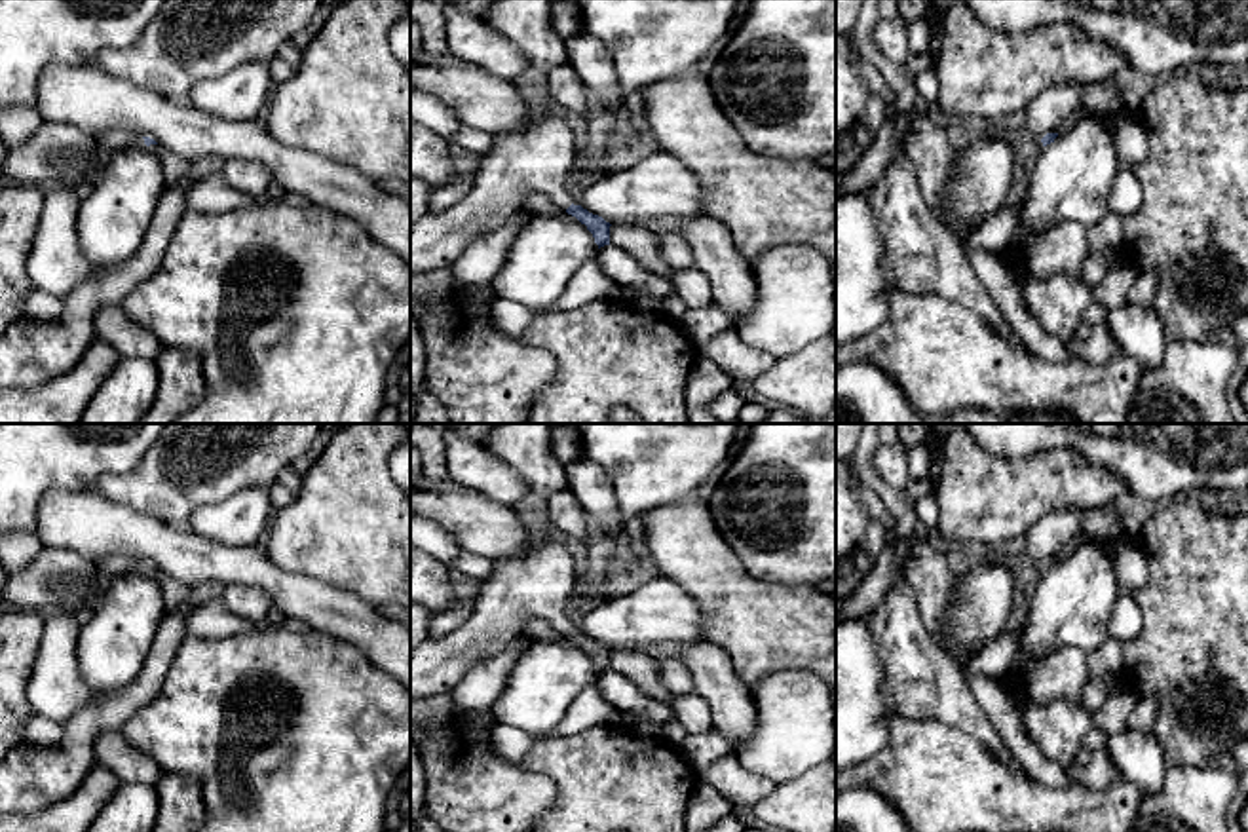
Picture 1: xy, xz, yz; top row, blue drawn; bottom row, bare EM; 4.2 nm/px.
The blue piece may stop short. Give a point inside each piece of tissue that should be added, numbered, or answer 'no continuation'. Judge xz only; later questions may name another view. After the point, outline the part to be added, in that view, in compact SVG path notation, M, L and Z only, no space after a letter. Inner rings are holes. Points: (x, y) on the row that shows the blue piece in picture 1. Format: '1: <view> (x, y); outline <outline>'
1: xz (538, 158); outline M536 112L524 129L494 137L469 194L410 226L410 274L450 268L471 239L520 211L528 192L543 192L568 209L566 179L581 167L583 150L583 131L568 114Z

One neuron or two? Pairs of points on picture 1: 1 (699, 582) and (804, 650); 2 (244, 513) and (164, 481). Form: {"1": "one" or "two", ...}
{"1": "one", "2": "two"}

